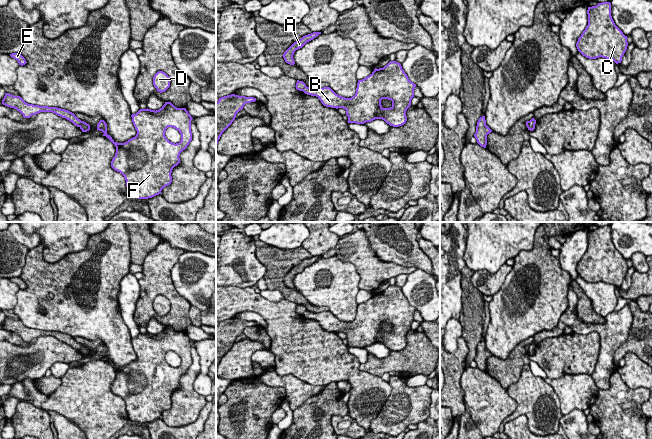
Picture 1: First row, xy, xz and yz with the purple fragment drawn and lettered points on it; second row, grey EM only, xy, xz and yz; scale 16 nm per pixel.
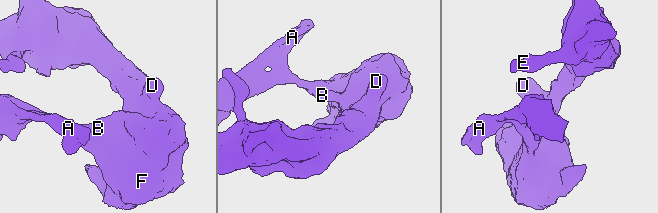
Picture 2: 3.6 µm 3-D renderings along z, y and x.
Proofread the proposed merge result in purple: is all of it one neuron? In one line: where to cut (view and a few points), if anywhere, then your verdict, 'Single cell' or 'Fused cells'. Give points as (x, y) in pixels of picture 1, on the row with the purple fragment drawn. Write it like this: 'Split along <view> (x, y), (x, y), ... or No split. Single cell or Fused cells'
Split along xy (81, 121), (79, 126). Fused cells

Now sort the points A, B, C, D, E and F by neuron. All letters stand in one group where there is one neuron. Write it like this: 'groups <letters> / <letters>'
groups A / B C D E F

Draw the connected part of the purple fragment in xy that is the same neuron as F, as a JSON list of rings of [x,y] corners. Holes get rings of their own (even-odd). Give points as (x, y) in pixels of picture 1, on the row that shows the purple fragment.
[[[165,102],[156,111],[148,108],[140,109],[131,117],[137,134],[125,143],[117,143],[107,134],[107,124],[104,120],[99,121],[97,130],[102,131],[103,136],[106,136],[116,147],[111,167],[124,176],[129,197],[148,199],[161,194],[162,189],[171,184],[171,173],[180,163],[180,153],[192,140],[191,120],[193,118],[186,108],[177,108],[171,102]],[[168,127],[173,127],[180,132],[179,143],[172,143],[166,138],[165,131]]]

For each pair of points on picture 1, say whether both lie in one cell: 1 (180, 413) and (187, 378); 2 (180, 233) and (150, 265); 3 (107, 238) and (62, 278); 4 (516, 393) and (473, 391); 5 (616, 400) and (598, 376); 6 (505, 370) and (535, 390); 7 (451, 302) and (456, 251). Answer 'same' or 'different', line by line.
1: same
2: different
3: same
4: different
5: different
6: different
7: same

